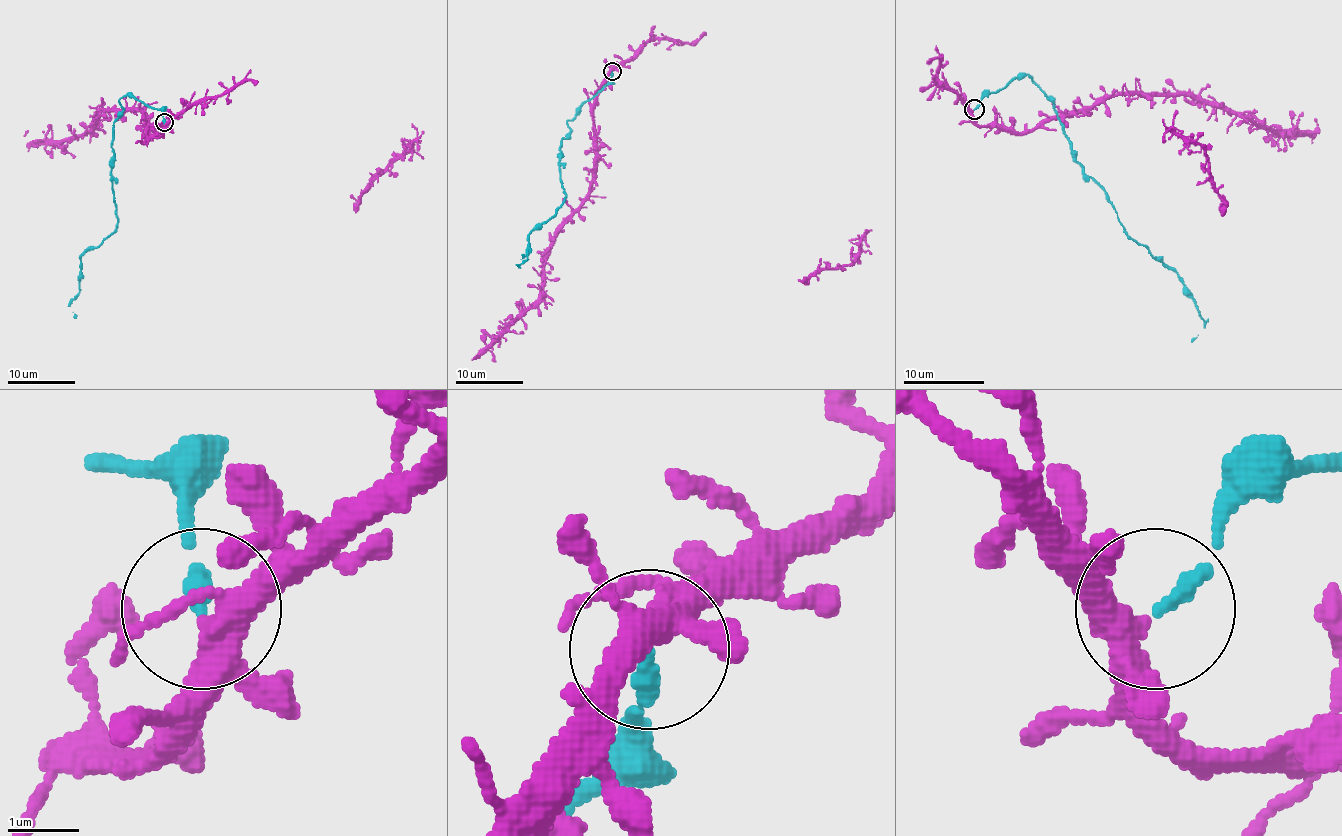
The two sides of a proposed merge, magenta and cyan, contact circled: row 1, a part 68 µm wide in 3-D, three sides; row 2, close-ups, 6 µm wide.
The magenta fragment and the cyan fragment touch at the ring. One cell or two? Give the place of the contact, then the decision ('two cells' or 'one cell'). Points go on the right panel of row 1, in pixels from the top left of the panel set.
(974, 109) | two cells

